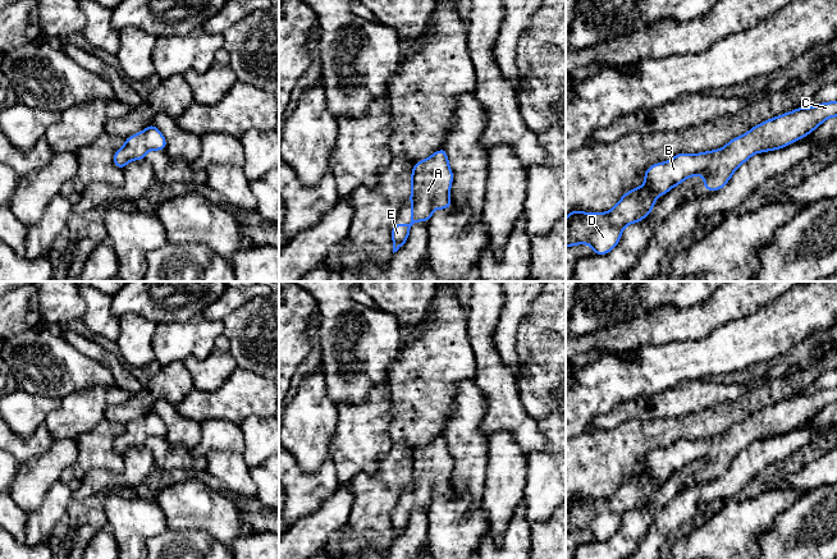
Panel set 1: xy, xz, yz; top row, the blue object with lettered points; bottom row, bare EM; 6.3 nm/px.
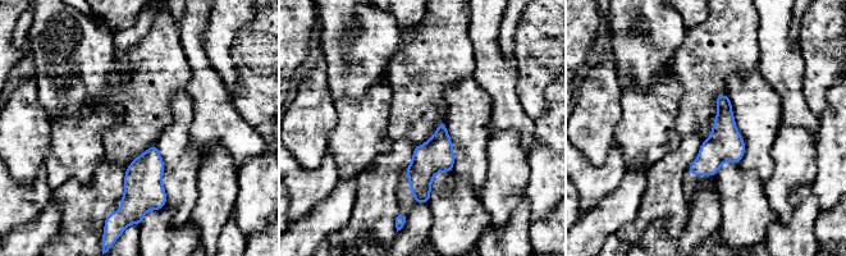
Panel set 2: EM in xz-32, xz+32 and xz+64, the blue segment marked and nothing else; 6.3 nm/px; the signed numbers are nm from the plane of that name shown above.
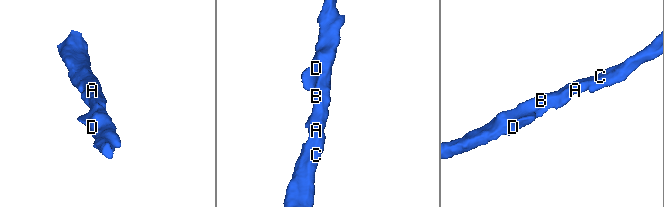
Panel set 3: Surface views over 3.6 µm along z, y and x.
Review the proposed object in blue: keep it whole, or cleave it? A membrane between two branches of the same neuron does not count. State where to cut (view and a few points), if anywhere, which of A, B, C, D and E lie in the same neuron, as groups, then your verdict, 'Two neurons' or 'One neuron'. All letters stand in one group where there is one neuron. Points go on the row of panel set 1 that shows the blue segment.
No split. Groups: A B C D E. One neuron

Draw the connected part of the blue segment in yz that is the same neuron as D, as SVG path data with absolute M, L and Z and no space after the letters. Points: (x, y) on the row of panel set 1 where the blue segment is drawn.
M837 101L799 107L753 127L719 150L677 154L669 161L654 164L644 174L645 184L626 192L610 211L589 214L575 210L566 214L566 248L587 243L594 256L607 255L621 240L625 226L645 219L653 211L655 198L685 179L701 174L705 178L703 188L715 192L754 154L783 148L806 137L831 116L837 116Z

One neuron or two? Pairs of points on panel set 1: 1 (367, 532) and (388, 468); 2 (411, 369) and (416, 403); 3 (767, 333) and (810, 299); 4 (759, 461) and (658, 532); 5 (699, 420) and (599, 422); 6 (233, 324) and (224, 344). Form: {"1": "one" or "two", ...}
{"1": "one", "2": "one", "3": "one", "4": "one", "5": "two", "6": "two"}

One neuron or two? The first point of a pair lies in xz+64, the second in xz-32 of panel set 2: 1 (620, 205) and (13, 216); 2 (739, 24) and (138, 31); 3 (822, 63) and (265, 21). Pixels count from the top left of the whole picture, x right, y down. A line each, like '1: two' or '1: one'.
1: two
2: two
3: one

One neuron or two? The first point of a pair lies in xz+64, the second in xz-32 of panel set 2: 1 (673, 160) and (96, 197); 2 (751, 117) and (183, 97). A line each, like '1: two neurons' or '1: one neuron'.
1: one neuron
2: one neuron

